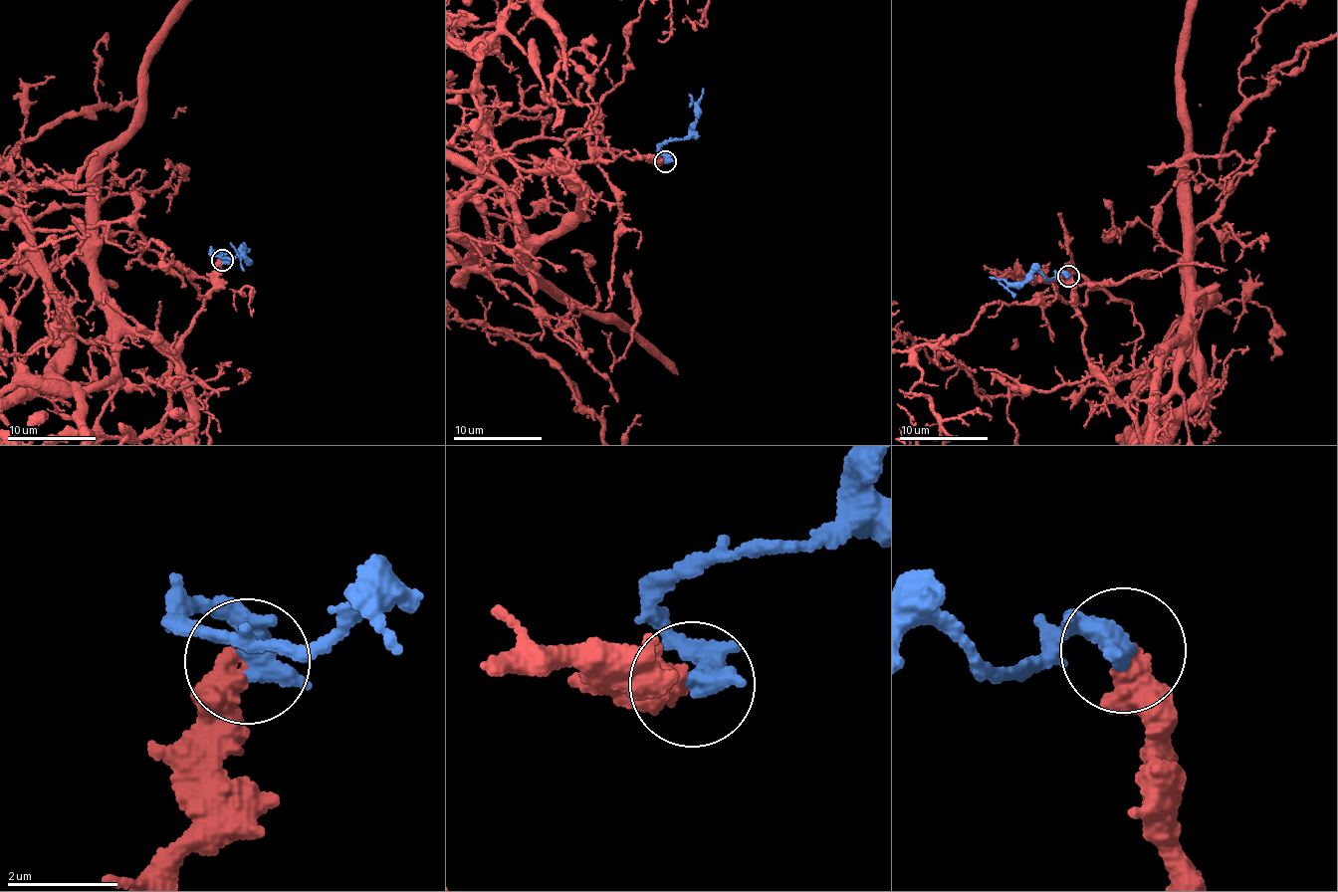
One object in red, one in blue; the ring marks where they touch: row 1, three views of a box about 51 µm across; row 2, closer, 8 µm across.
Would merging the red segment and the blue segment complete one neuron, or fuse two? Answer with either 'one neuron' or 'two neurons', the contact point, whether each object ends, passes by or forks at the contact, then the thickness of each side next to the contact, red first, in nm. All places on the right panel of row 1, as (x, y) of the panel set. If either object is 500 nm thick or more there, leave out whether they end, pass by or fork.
one neuron | (1068, 276) | 500/550 nm

